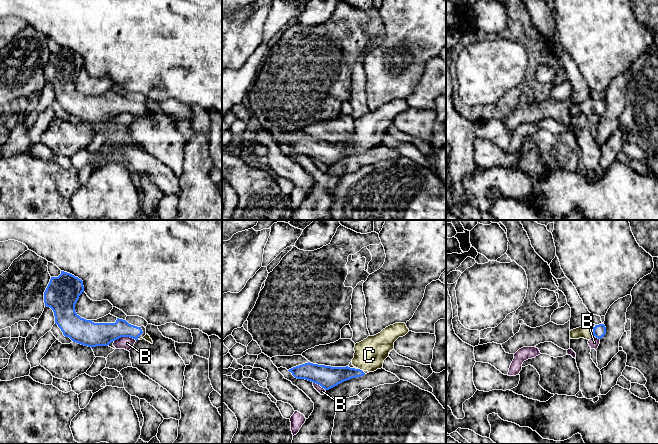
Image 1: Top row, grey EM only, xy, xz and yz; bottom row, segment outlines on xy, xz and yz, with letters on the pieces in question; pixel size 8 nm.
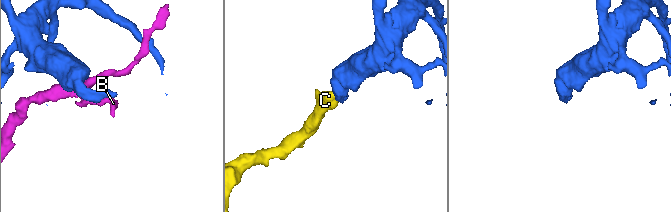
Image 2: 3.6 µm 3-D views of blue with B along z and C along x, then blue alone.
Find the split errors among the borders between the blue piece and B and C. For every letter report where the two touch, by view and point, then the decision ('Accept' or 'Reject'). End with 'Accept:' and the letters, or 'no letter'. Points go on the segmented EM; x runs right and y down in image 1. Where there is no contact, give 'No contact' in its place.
B: Touches blue at xy (124, 336). Reject
C: Touches blue at yz (593, 331). Accept
Accept: C

